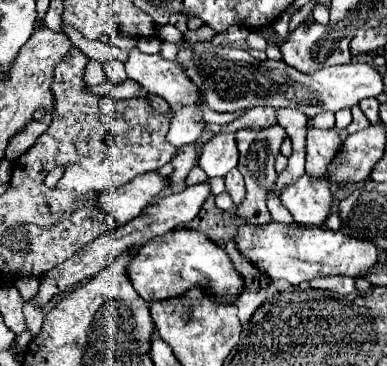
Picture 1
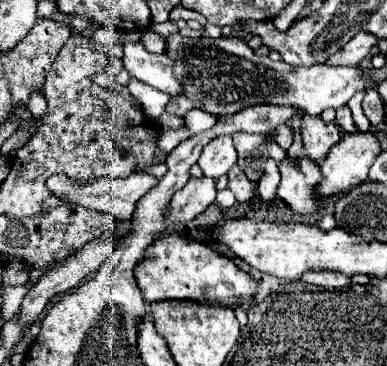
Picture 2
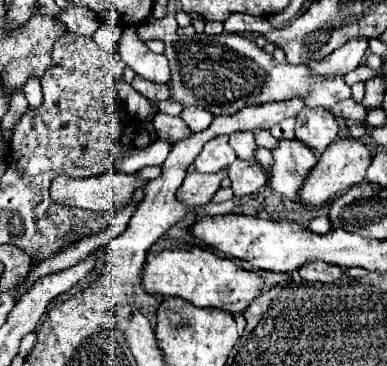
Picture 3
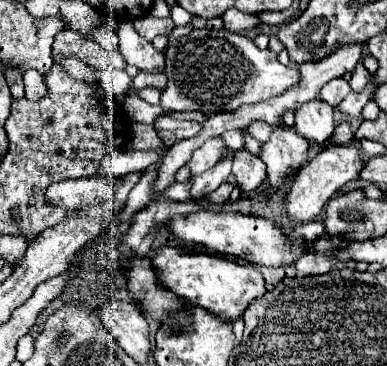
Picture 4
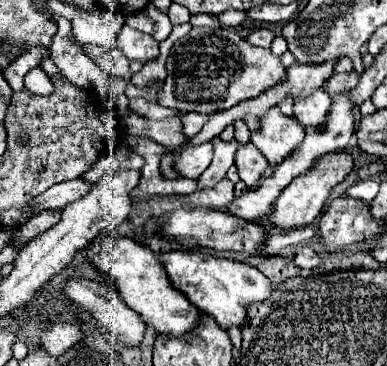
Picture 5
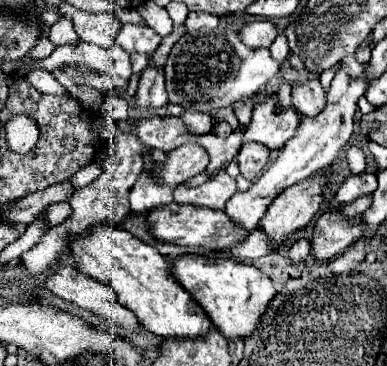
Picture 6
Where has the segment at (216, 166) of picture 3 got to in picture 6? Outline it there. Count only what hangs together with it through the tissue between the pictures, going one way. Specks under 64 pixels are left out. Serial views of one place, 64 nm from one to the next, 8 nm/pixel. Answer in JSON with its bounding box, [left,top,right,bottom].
[130,144,208,212]

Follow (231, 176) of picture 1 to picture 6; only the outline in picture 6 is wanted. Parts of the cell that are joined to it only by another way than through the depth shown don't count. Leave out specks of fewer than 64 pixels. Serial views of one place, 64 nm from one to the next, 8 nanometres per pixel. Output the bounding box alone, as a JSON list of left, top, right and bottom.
[236,142,270,182]

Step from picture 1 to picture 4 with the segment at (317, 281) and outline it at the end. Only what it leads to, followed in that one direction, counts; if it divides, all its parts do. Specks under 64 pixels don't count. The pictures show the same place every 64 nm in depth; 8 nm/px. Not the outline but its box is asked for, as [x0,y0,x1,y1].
[296,252,336,276]

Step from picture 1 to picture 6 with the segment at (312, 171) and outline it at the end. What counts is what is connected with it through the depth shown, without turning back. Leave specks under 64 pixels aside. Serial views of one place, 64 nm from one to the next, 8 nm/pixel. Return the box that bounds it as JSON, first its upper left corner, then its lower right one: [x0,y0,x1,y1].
[292,80,326,118]

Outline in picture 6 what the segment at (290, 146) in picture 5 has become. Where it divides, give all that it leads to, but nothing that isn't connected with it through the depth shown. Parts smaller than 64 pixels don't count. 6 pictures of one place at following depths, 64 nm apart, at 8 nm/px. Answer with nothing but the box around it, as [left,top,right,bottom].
[244,98,300,150]

